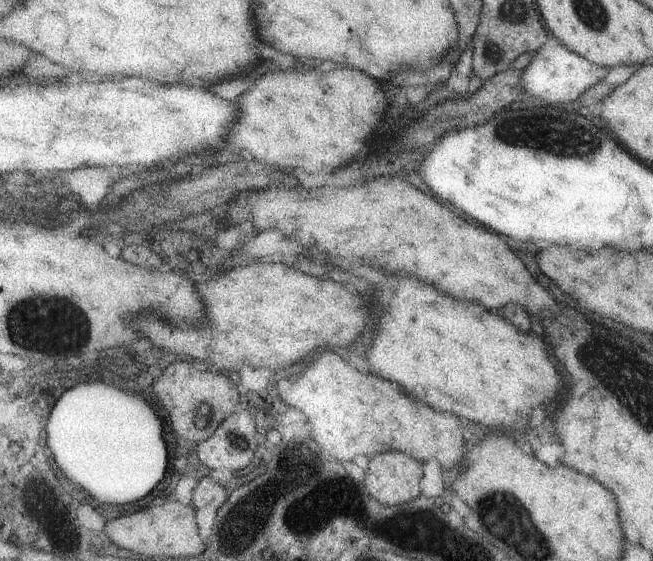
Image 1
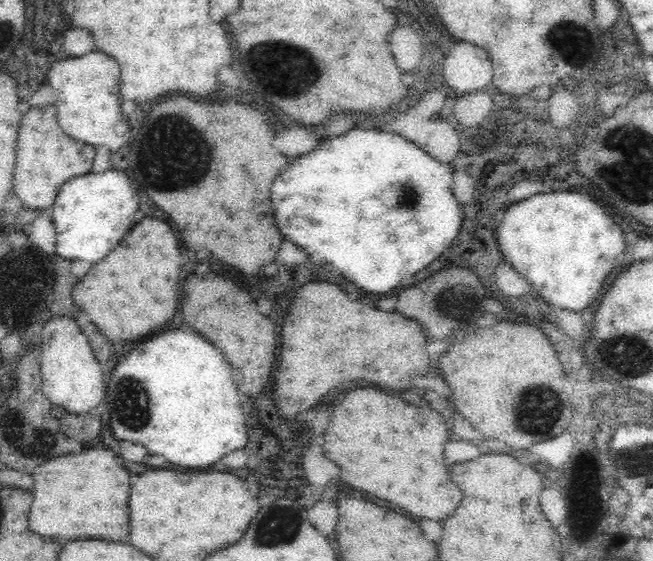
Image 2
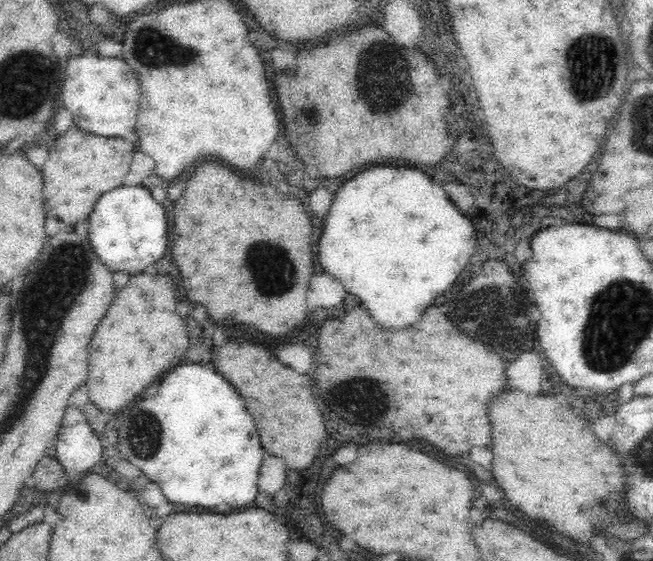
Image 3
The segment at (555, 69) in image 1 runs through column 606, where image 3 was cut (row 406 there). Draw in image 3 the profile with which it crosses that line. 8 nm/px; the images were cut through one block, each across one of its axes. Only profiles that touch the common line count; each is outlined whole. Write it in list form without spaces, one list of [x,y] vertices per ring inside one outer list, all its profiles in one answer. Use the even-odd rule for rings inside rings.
[[[68,405],[55,444],[55,459],[71,482],[87,474],[104,459],[100,438],[94,434],[84,414]]]

